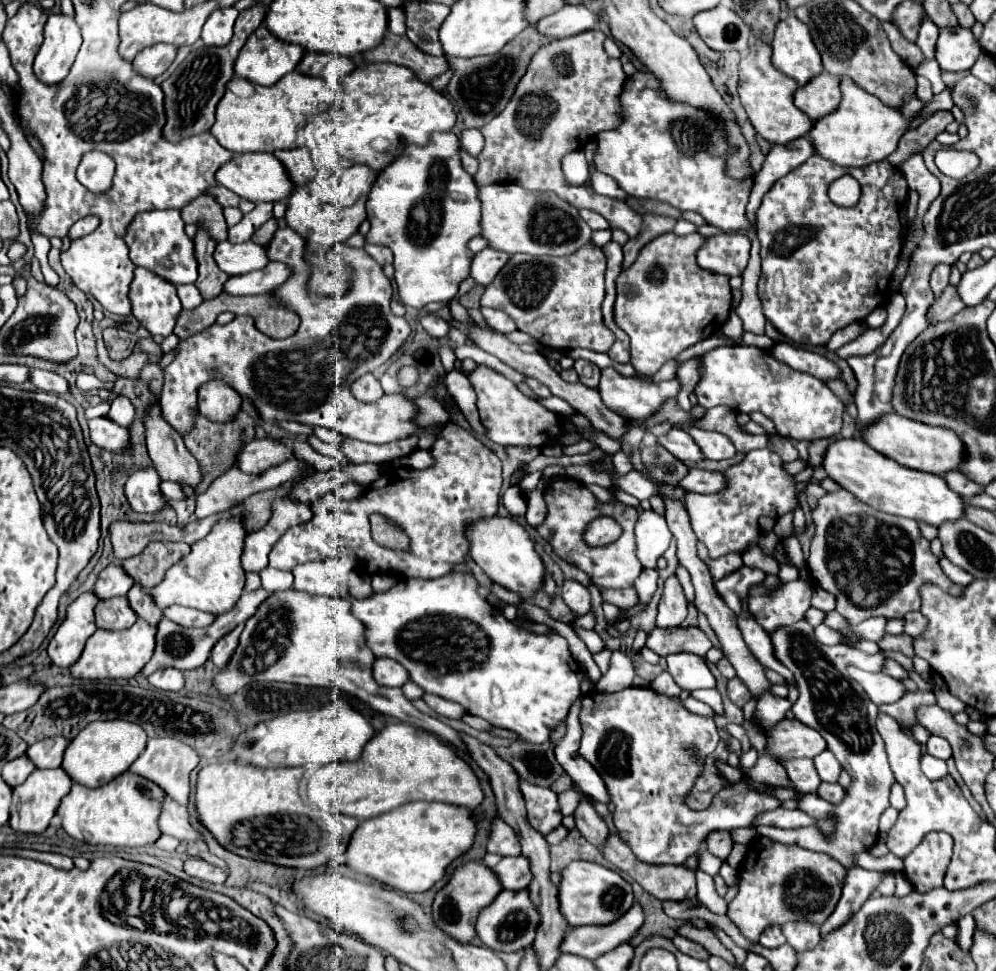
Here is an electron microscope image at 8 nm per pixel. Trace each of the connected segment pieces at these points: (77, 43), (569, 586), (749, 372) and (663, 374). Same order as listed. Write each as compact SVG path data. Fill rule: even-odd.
M63 13L49 15L45 23L45 41L35 59L35 73L45 85L63 81L81 47L81 31L73 17Z
M565 581L563 589L561 589L561 597L565 599L565 603L577 611L577 615L585 615L589 613L589 591L585 585L581 585L579 581Z
M719 347L719 349L711 349L705 355L697 357L699 361L699 383L695 385L695 395L701 407L711 409L715 405L727 405L737 413L763 413L765 417L769 417L779 435L787 437L787 439L795 439L795 441L815 441L815 439L825 439L825 437L835 437L841 431L841 401L835 397L835 393L819 379L811 377L809 373L799 373L795 369L791 369L789 365L783 365L781 361L775 361L775 357L771 357L771 351L767 349L759 349L759 347Z
M671 359L671 361L667 361L667 363L661 367L661 371L655 373L655 377L651 377L651 379L653 379L653 381L663 381L663 379L675 377L675 373L677 373L677 361Z

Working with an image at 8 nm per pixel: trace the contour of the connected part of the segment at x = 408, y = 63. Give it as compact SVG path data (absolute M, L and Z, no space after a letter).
M387 33L383 43L371 51L365 51L363 57L369 63L403 65L403 67L411 69L415 73L415 77L419 77L419 81L423 81L423 83L431 83L433 79L441 77L449 69L445 57L427 55L419 47L415 47L405 35L399 37L393 33Z

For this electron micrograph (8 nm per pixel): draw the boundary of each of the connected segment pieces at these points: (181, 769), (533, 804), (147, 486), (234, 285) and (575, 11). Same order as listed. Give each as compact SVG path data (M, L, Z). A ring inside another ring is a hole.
M157 737L157 739L147 741L145 751L139 755L139 761L135 761L135 765L131 765L129 771L155 781L155 785L159 785L169 797L173 797L181 805L187 805L189 773L197 767L197 763L199 763L199 755L189 745L185 745L183 741L173 739L173 737Z
M519 779L519 787L521 787L521 793L527 803L529 823L541 835L547 835L549 831L553 831L563 819L557 793L551 789L545 789L545 787L535 787L523 779Z
M155 469L135 471L125 483L125 495L137 513L157 513L165 501L159 491L159 475Z
M269 263L265 269L229 277L223 289L229 295L261 295L279 287L289 275L291 273L283 263Z
M565 5L559 13L547 15L537 23L537 29L555 39L571 37L599 25L601 11L591 11L587 5Z

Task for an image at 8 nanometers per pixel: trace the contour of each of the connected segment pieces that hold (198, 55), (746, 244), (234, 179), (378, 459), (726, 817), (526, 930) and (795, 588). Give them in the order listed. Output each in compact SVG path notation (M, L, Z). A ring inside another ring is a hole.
M257 3L255 7L251 7L247 11L241 11L235 21L233 37L227 45L223 45L223 47L203 45L201 49L193 49L187 55L187 59L175 69L175 73L161 83L161 89L165 95L165 119L167 119L165 127L163 127L163 137L167 141L171 141L171 143L183 141L183 139L191 137L193 133L203 133L203 131L211 129L211 125L215 121L215 107L225 93L227 81L233 77L233 61L235 61L239 49L243 47L243 43L247 41L247 37L263 23L265 15L267 15L267 7L261 3Z
M721 233L709 237L697 253L697 263L713 273L741 275L749 261L751 241L745 233Z
M237 153L231 161L227 161L227 165L221 165L221 169L215 173L215 179L219 185L237 193L241 199L253 203L283 201L293 189L293 183L287 177L283 163L273 153Z
M405 437L399 441L375 445L375 443L363 443L355 439L343 439L337 443L337 447L343 451L343 455L349 459L349 463L389 463L393 459L401 459L417 449L417 437Z
M627 687L623 691L617 691L617 693L599 693L599 691L593 691L593 693L587 693L581 701L581 713L579 713L579 719L581 719L581 729L583 729L583 737L581 737L581 757L585 757L597 771L599 775L605 779L605 785L609 789L609 795L611 795L611 801L615 803L615 813L613 813L613 821L615 821L615 827L617 827L617 833L621 837L621 841L631 849L635 851L635 857L647 865L665 865L665 863L673 863L673 861L685 861L687 857L691 857L693 853L699 851L703 839L707 837L707 833L711 831L719 831L719 829L725 829L725 831L731 831L731 829L737 829L737 827L751 827L755 823L755 817L759 817L759 813L767 813L771 809L775 809L779 805L779 801L775 801L775 797L769 797L769 795L761 795L753 789L749 789L747 785L737 785L737 787L731 787L731 789L721 789L715 797L710 806L702 811L691 811L685 803L683 803L683 797L687 795L687 791L691 791L693 787L693 781L697 775L701 775L703 771L703 761L715 751L717 747L717 741L719 741L719 735L717 735L717 727L713 723L711 717L703 717L703 715L697 715L697 713L691 713L687 711L679 699L669 699L665 695L659 695L655 693L653 689L649 687ZM687 747L695 747L697 749L697 755L689 753Z
M503 889L491 905L487 905L479 911L475 929L477 929L477 935L483 941L483 945L487 945L495 951L511 953L511 951L521 951L529 943L533 943L537 923L539 923L539 913L537 913L535 905L529 901L529 891L527 889L521 889L521 891Z
M803 579L783 583L771 595L763 585L757 585L751 593L749 611L767 633L803 619L805 611L811 607L811 585Z

